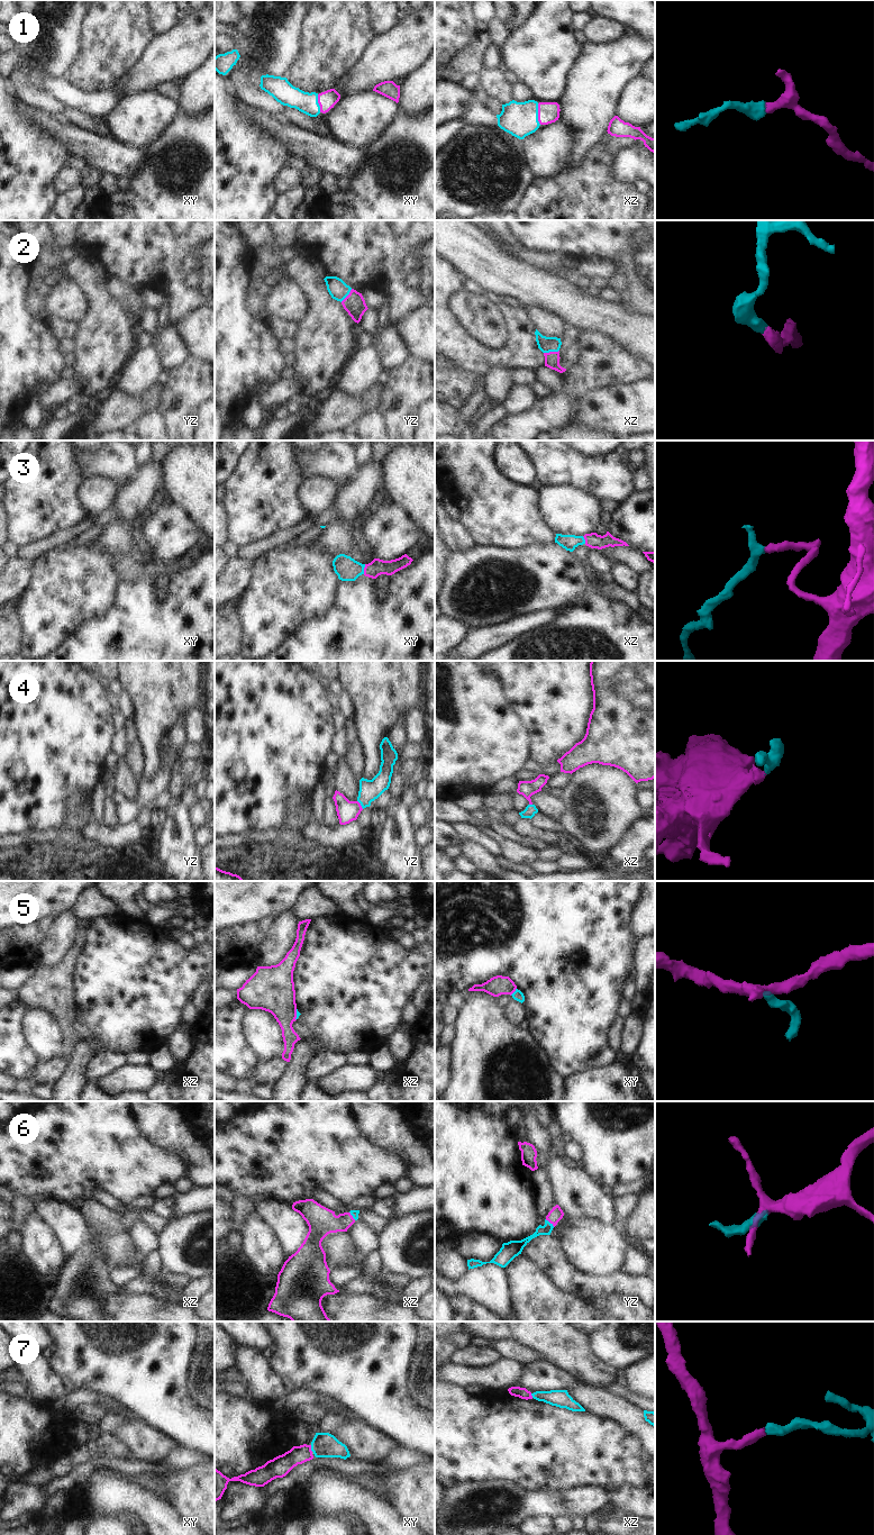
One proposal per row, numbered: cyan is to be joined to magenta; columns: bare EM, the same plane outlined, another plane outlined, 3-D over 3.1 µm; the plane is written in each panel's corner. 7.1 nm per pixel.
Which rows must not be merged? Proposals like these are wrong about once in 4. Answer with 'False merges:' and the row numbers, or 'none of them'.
False merges: 5

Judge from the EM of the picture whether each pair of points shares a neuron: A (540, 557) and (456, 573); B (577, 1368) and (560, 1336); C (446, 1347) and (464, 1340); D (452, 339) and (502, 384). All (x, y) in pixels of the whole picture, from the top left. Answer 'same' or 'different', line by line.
A: same
B: same
C: same
D: different

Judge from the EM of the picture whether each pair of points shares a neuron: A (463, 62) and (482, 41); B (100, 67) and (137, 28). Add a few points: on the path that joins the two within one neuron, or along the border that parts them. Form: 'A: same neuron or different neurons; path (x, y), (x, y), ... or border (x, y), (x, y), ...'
A: same neuron; path (469, 56), (476, 46)
B: same neuron; path (108, 57), (127, 38)

